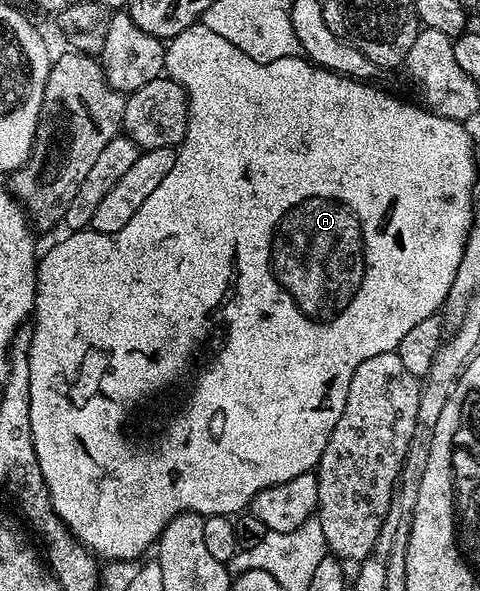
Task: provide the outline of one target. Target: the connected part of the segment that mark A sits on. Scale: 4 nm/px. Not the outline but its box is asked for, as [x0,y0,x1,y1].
[28,22,456,561]

